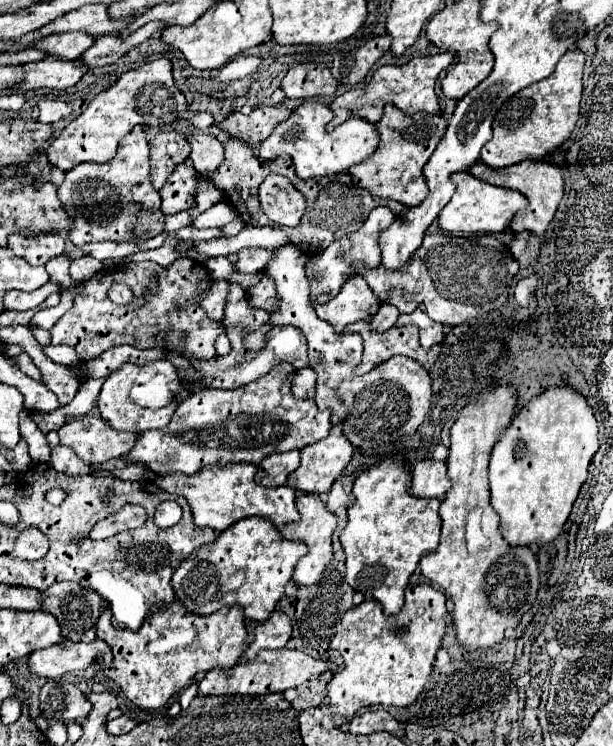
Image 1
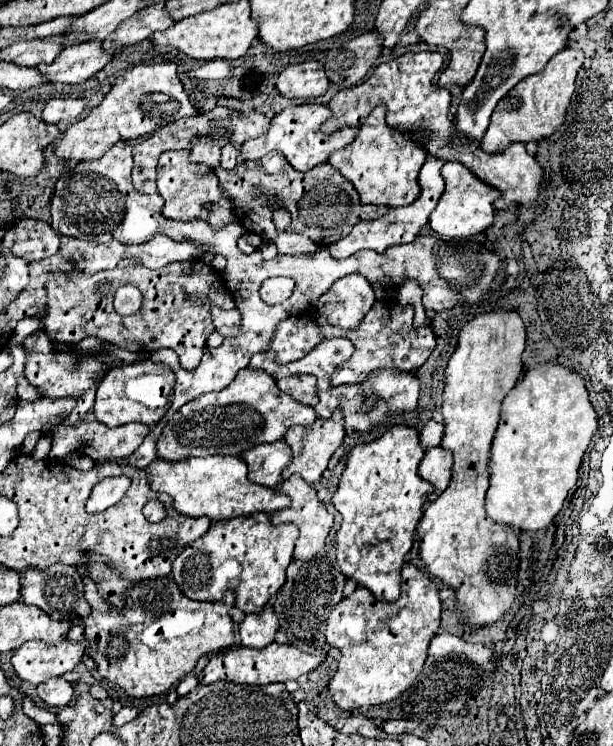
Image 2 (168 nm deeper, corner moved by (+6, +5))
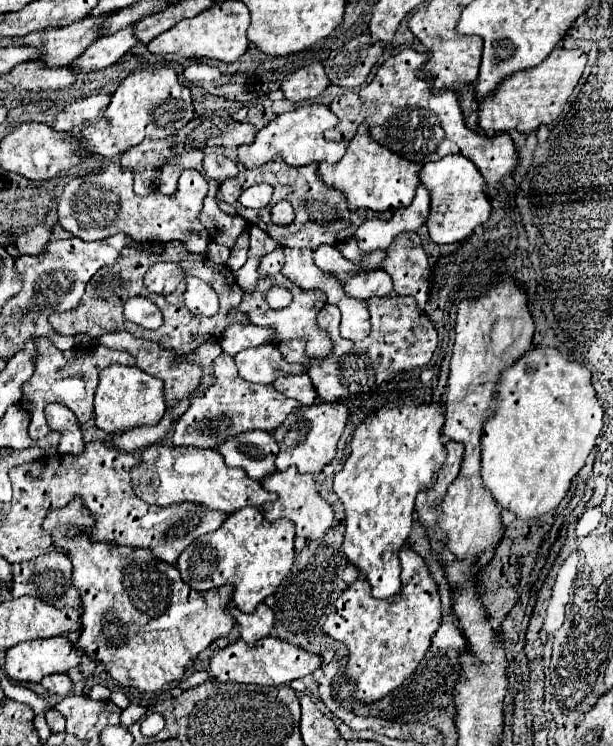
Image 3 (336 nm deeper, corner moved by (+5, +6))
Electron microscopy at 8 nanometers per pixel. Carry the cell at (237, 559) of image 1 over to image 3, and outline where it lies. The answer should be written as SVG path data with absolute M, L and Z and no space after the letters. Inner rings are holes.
M246 506L228 516L228 520L206 536L194 540L178 558L176 566L182 580L198 590L206 592L224 584L234 584L236 606L242 612L252 612L260 602L276 592L284 576L294 564L294 522L280 518L268 522L254 506Z

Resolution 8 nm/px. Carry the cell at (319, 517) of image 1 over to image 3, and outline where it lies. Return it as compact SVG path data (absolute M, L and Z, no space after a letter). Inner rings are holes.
M294 466L288 468L286 472L272 472L262 480L262 486L268 492L278 494L276 502L268 502L262 508L262 514L266 520L278 520L278 518L290 518L296 524L296 536L304 538L304 540L320 540L326 530L332 526L334 522L334 510L330 508L330 504L318 494L316 490L316 482L312 478L312 474L300 474Z

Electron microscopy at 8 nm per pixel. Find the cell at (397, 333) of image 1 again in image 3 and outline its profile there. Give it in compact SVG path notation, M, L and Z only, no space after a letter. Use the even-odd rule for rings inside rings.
M392 294L392 296L382 296L382 298L370 298L366 300L366 306L370 312L372 332L362 342L340 338L340 332L338 332L340 310L330 304L322 308L322 312L318 314L320 328L324 328L332 336L332 342L334 342L332 354L324 360L306 358L304 340L290 340L290 342L278 344L278 350L282 352L286 360L290 360L290 364L302 364L306 368L306 374L312 378L314 390L324 402L336 402L336 400L346 400L346 398L374 392L392 372L412 370L412 368L420 368L428 364L438 346L434 324L416 306L416 300L412 296Z

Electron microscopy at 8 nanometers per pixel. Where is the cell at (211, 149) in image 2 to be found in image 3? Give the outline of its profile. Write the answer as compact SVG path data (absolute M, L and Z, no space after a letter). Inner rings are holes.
M206 152L204 172L206 172L206 176L214 178L216 182L224 182L224 180L228 180L228 178L234 178L240 170L238 170L238 166L236 166L232 160L228 160L224 154Z

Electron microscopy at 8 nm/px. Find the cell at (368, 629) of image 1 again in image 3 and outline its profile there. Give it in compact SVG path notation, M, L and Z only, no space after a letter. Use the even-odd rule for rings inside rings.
M402 546L400 564L402 588L396 596L386 600L372 598L368 580L360 576L338 596L324 622L324 632L346 644L350 652L346 678L356 682L356 700L362 702L376 702L398 688L416 670L430 648L430 638L440 626L438 584L434 586L426 562L410 546Z

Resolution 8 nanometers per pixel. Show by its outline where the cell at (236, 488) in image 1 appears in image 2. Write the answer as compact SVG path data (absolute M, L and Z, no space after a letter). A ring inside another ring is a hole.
M191 457L183 463L155 459L147 471L149 485L159 493L169 493L175 509L187 517L209 517L211 521L229 521L257 511L275 513L289 507L289 499L271 487L255 485L247 479L247 465L241 457Z

